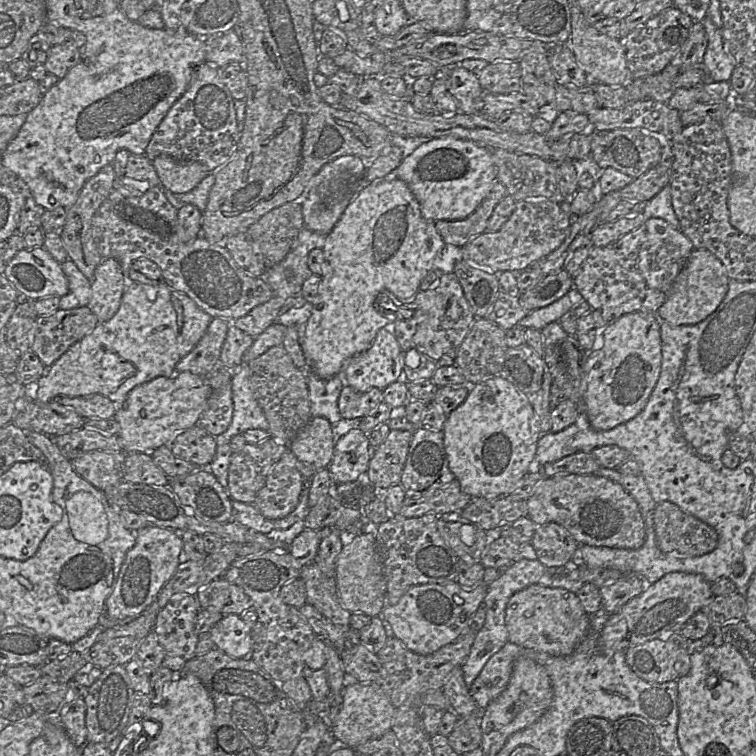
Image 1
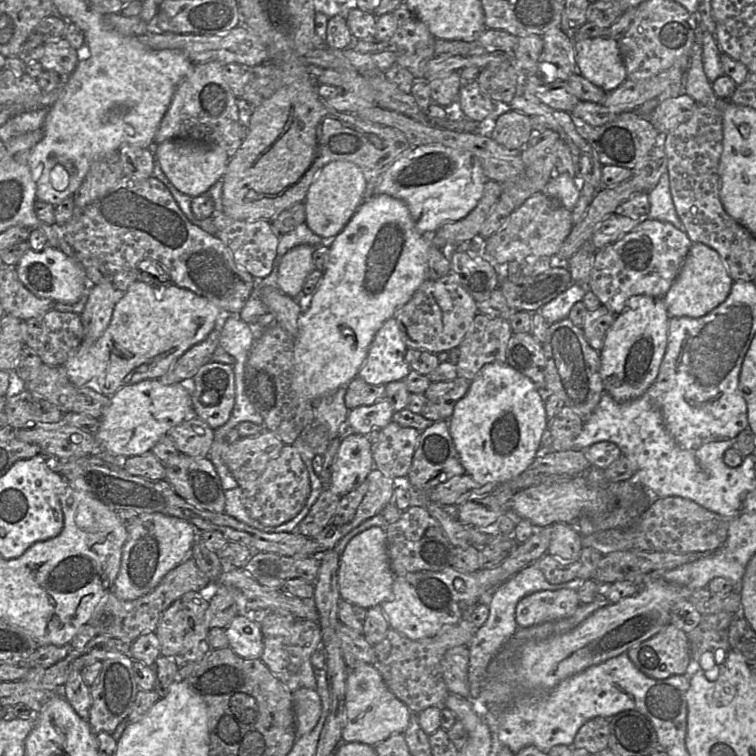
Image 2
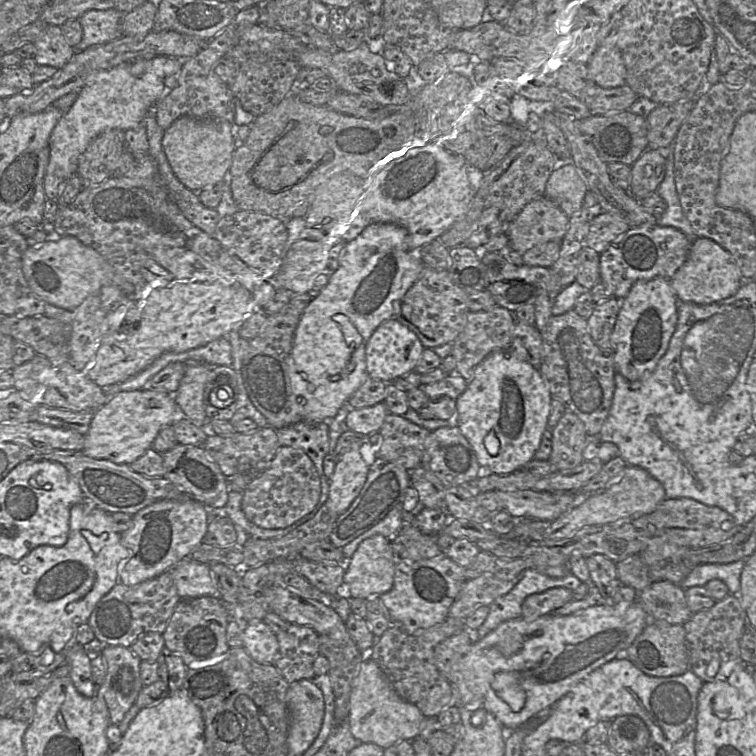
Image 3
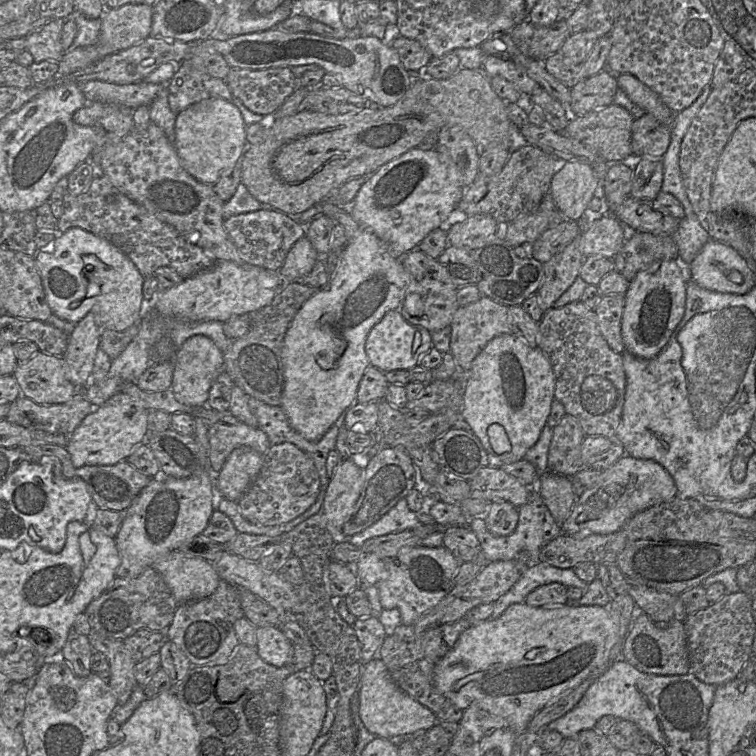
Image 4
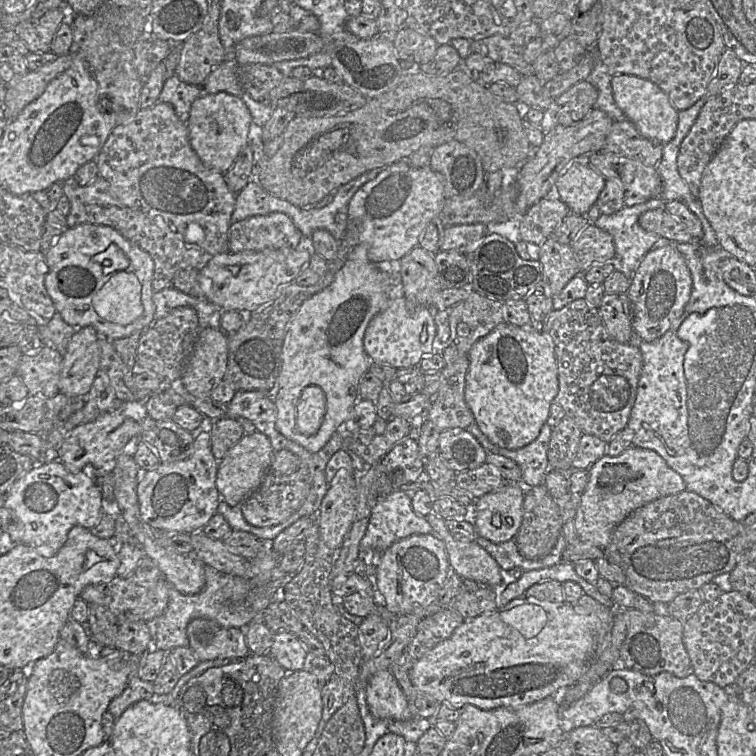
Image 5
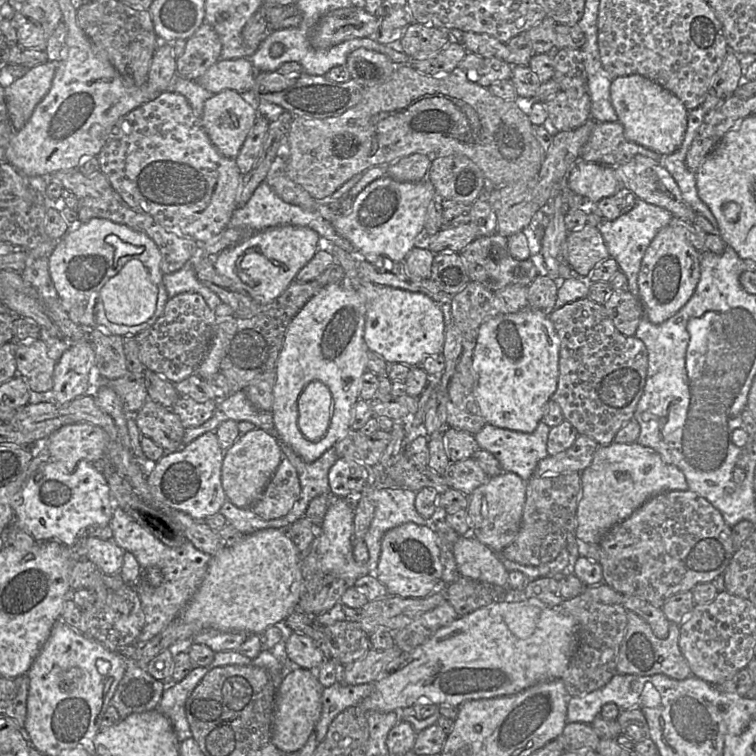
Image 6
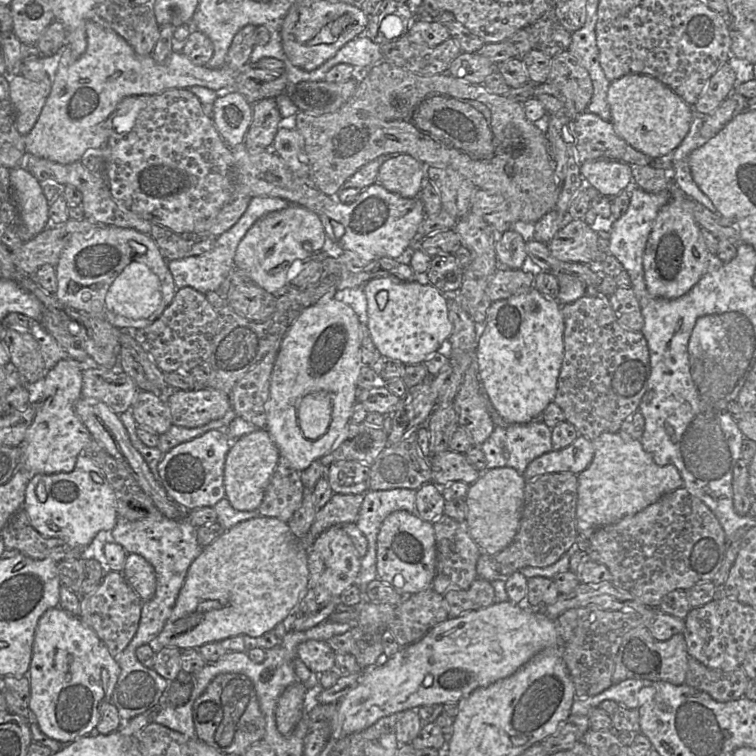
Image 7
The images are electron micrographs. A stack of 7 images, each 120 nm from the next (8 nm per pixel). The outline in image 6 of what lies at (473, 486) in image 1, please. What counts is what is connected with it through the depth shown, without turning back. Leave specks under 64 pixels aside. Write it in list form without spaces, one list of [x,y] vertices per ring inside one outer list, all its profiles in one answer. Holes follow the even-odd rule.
[[[526,307],[516,313],[486,319],[473,351],[473,392],[486,423],[532,433],[557,389],[560,339],[549,315]]]

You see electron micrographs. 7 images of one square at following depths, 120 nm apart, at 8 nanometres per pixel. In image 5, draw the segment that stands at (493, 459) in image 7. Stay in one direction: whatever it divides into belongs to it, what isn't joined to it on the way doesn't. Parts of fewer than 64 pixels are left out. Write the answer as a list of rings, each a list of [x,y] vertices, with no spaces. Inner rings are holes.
[[[475,422],[466,429],[475,436],[487,453],[495,453],[513,460],[521,469],[521,483],[525,487],[533,487],[544,484],[545,475],[549,470],[547,453],[552,428],[545,423],[534,441],[516,450],[509,450],[493,444]]]

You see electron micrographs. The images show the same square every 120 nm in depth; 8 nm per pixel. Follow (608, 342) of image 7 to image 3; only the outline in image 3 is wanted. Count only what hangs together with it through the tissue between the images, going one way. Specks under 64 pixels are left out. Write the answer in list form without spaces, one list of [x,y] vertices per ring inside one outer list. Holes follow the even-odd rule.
[[[574,309],[562,315],[552,315],[540,334],[543,341],[540,373],[552,399],[562,402],[566,411],[574,413],[583,422],[589,439],[597,437],[609,414],[615,390],[616,369],[612,355],[602,351],[594,343],[587,320]]]

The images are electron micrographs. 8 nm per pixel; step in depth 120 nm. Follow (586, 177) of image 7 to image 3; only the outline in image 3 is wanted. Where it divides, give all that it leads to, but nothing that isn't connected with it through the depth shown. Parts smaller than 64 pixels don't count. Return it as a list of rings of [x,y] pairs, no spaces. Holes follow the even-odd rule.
[[[570,163],[553,170],[546,183],[545,195],[570,218],[583,207],[587,190],[578,170]]]

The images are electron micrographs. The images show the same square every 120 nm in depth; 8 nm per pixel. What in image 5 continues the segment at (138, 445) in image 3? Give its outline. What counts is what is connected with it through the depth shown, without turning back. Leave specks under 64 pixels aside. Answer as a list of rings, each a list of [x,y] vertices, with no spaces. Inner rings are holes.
[[[116,408],[70,431],[58,451],[60,462],[71,473],[83,471],[95,479],[97,469],[110,460],[116,460],[117,456],[124,452],[128,441],[132,437],[140,435],[141,425],[133,418],[126,417],[120,408]]]

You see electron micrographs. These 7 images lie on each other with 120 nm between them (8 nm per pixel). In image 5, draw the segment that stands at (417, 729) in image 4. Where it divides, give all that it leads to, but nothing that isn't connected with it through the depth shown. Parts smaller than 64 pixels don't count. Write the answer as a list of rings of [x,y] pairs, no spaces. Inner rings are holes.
[[[380,670],[366,685],[366,701],[371,714],[380,719],[407,721],[413,718],[409,703],[390,670]]]

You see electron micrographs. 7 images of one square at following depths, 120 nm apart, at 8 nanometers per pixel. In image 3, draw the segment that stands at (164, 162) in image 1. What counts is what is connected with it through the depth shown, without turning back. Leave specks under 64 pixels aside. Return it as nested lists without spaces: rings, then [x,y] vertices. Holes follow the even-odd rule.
[[[183,116],[165,131],[162,147],[177,179],[198,194],[207,187],[222,184],[229,177],[236,149],[234,127],[226,120],[203,120]]]

